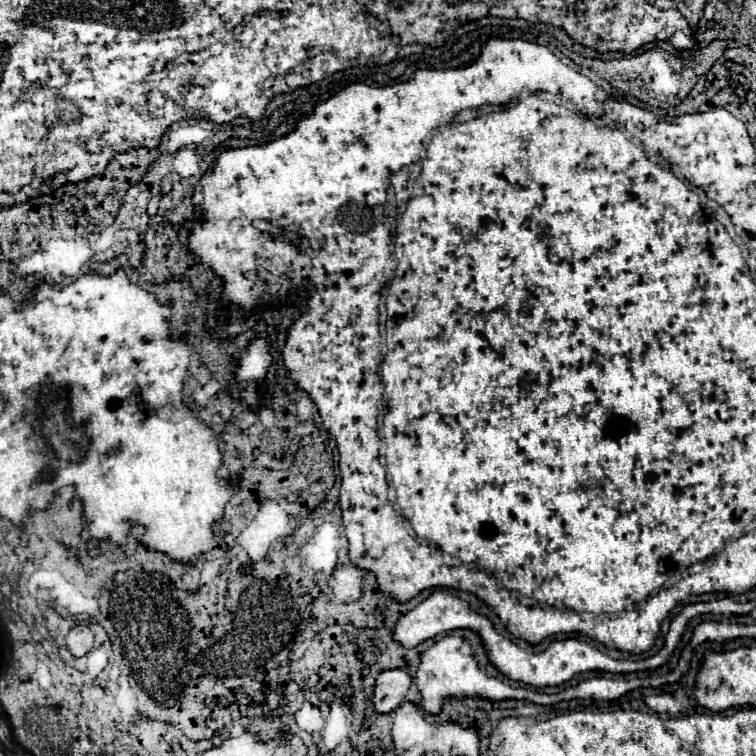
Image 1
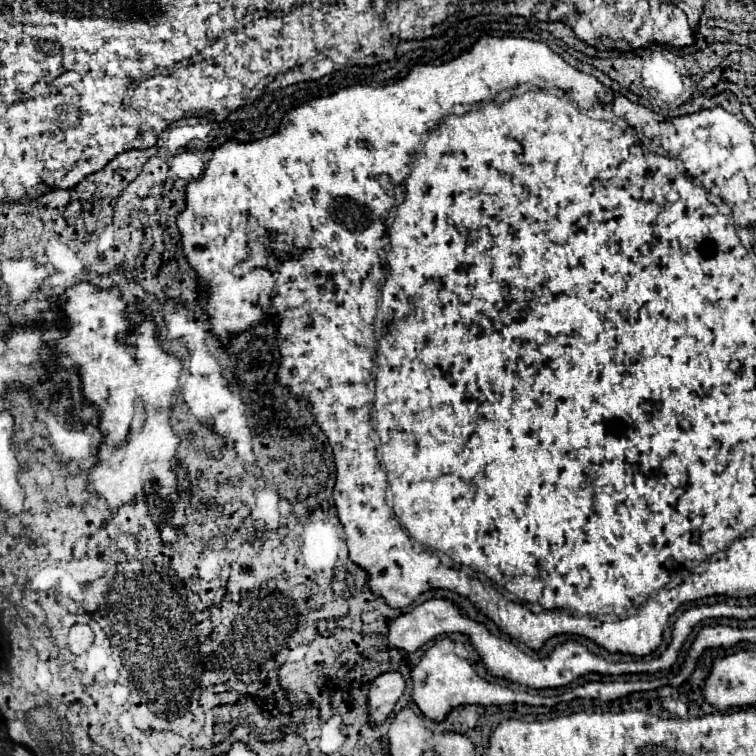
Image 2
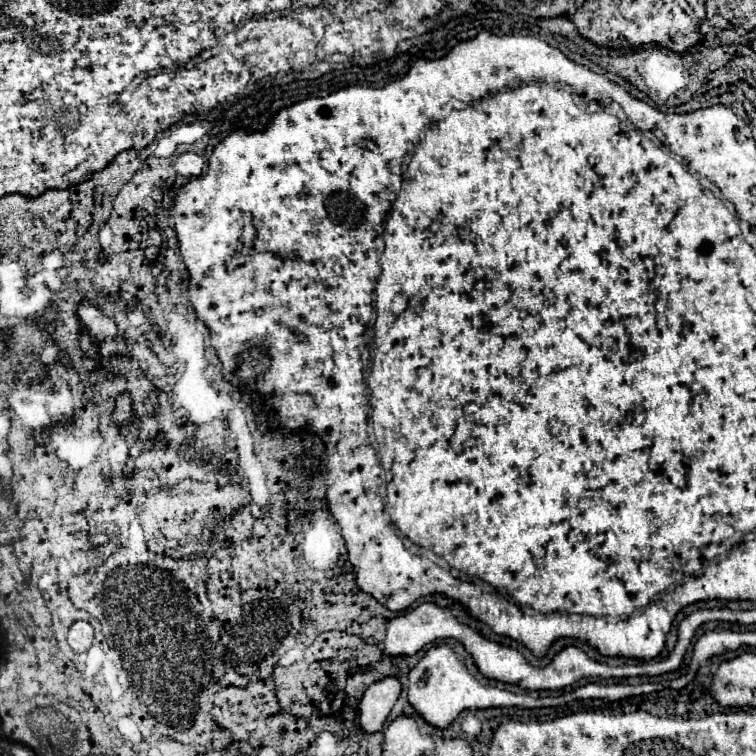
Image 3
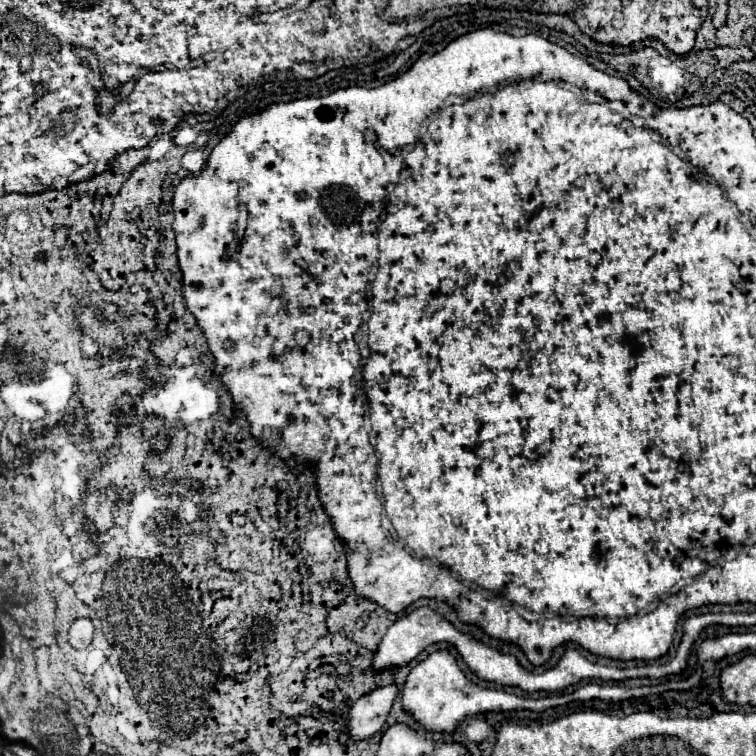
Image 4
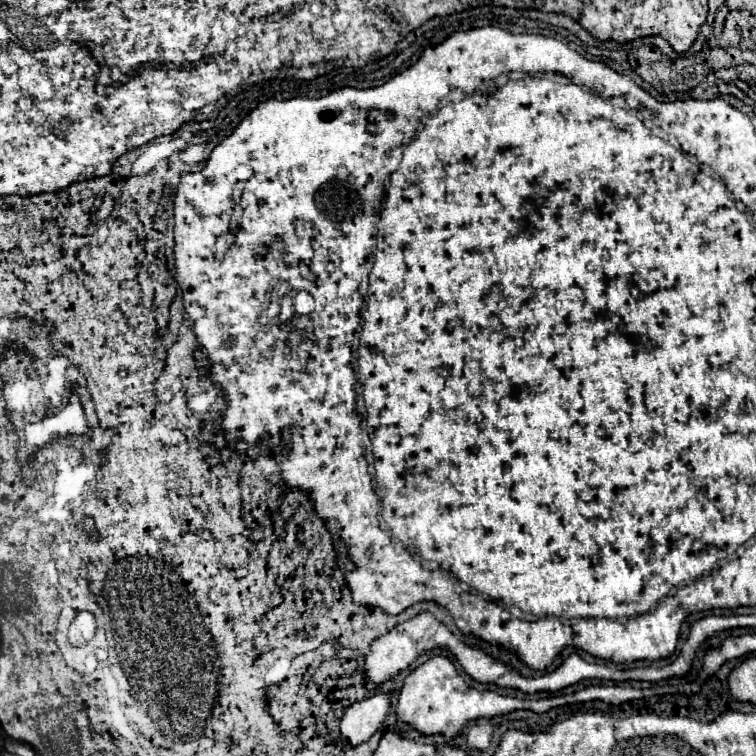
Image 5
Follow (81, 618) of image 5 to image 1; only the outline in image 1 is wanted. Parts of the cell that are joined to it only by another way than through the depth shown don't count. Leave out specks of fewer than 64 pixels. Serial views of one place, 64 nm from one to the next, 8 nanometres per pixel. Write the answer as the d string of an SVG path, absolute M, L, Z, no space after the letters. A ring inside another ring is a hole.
M76 624L68 636L66 636L66 646L74 656L84 656L92 650L94 636L86 624Z

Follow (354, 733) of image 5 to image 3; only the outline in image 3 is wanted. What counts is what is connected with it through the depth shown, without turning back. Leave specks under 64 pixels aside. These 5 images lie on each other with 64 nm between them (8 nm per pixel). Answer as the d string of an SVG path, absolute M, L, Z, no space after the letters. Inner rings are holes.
M390 676L372 684L364 692L362 700L358 702L358 724L362 732L372 734L382 730L392 706L400 696L400 690L402 690L400 680Z

